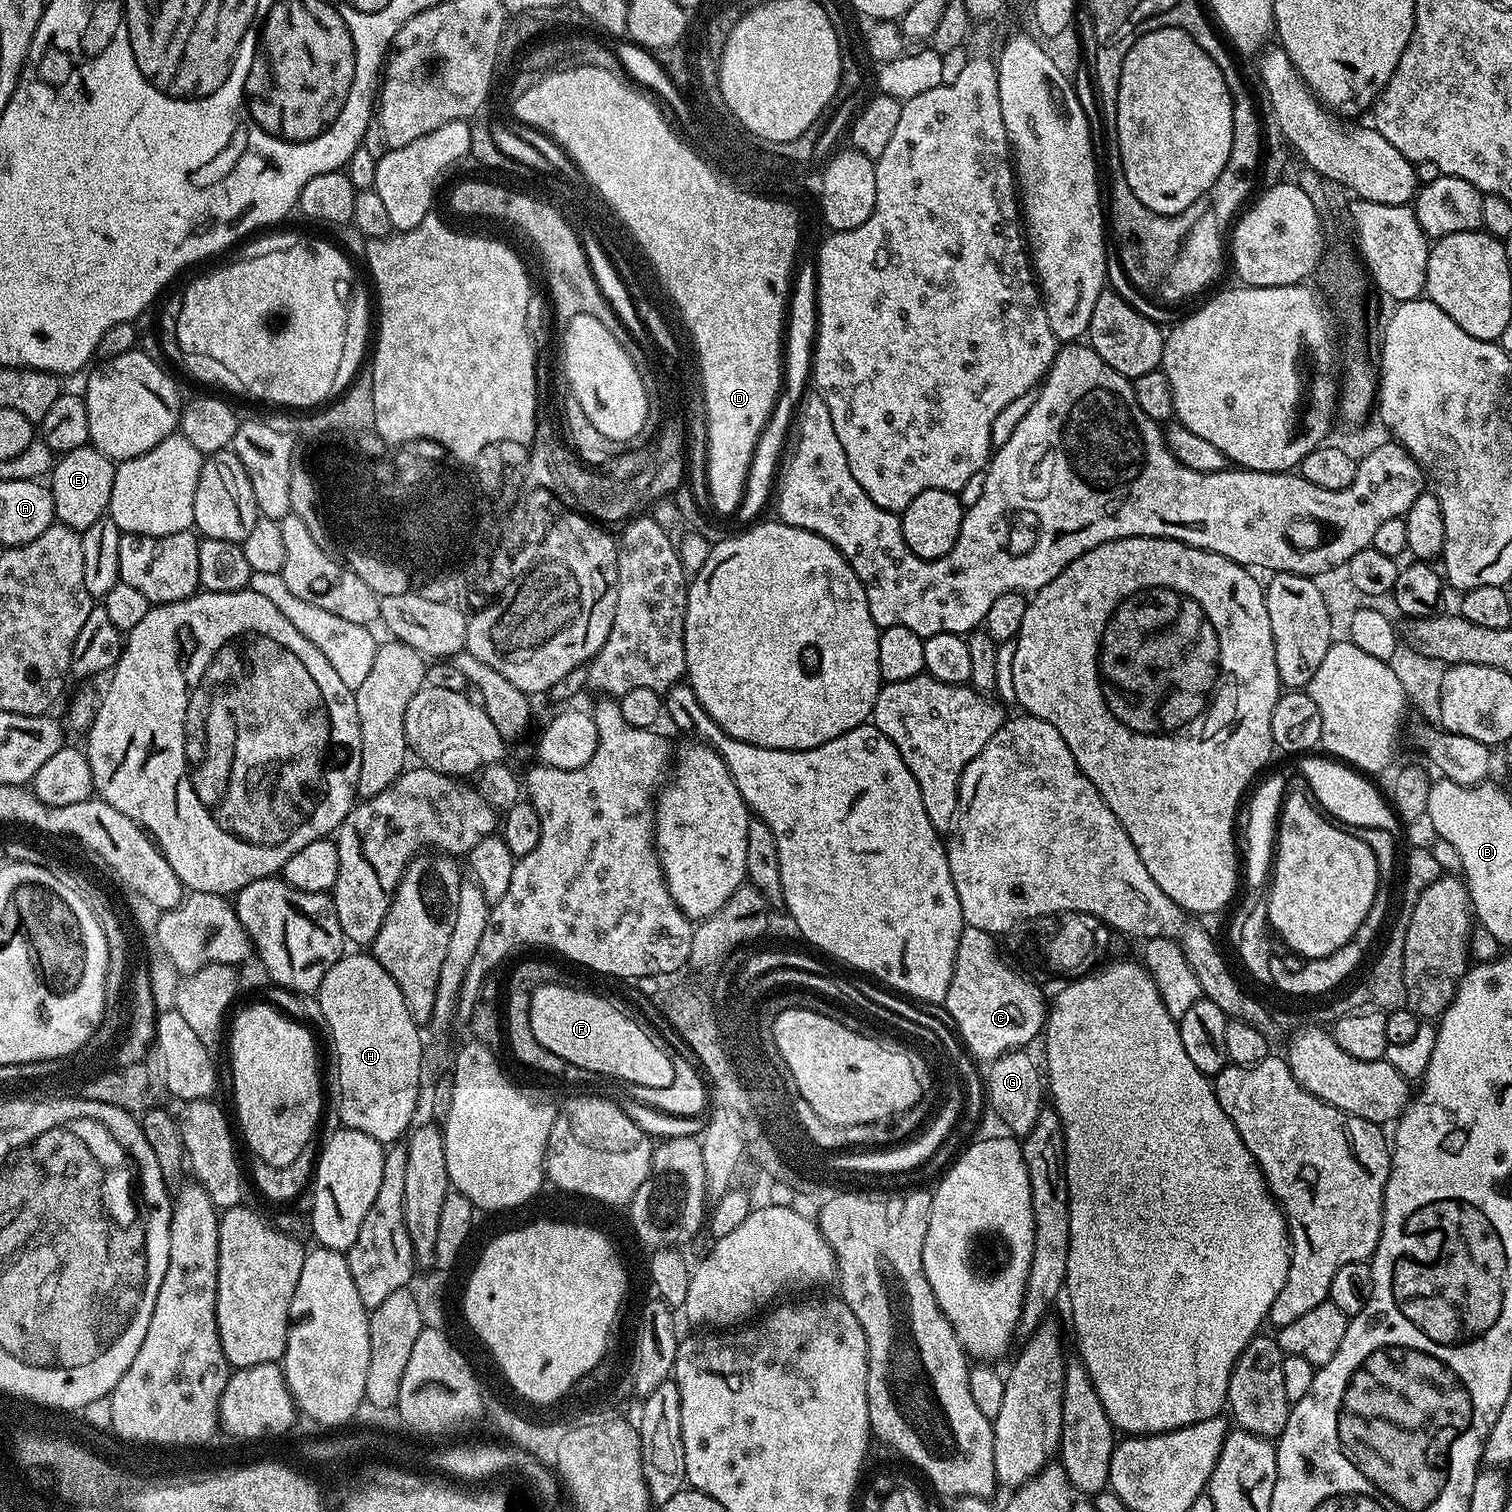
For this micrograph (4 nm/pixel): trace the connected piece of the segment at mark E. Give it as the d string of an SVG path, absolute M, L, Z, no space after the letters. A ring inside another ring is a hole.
M91 446L63 453L53 463L50 473L56 520L77 530L94 526L94 522L105 516L110 506L110 490L114 490L115 473L116 464L113 460Z

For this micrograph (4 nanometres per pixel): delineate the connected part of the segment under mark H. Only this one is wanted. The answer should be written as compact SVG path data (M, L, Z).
M371 954L365 956L341 956L326 978L322 978L318 989L320 1012L328 1023L328 1032L332 1035L332 1048L336 1051L336 1080L340 1083L340 1116L338 1120L343 1127L362 1130L370 1134L385 1146L392 1146L396 1140L413 1127L416 1116L416 1103L420 1100L420 1068L425 1067L424 1049L420 1044L421 1025L410 1014L402 990L390 978L390 974Z

